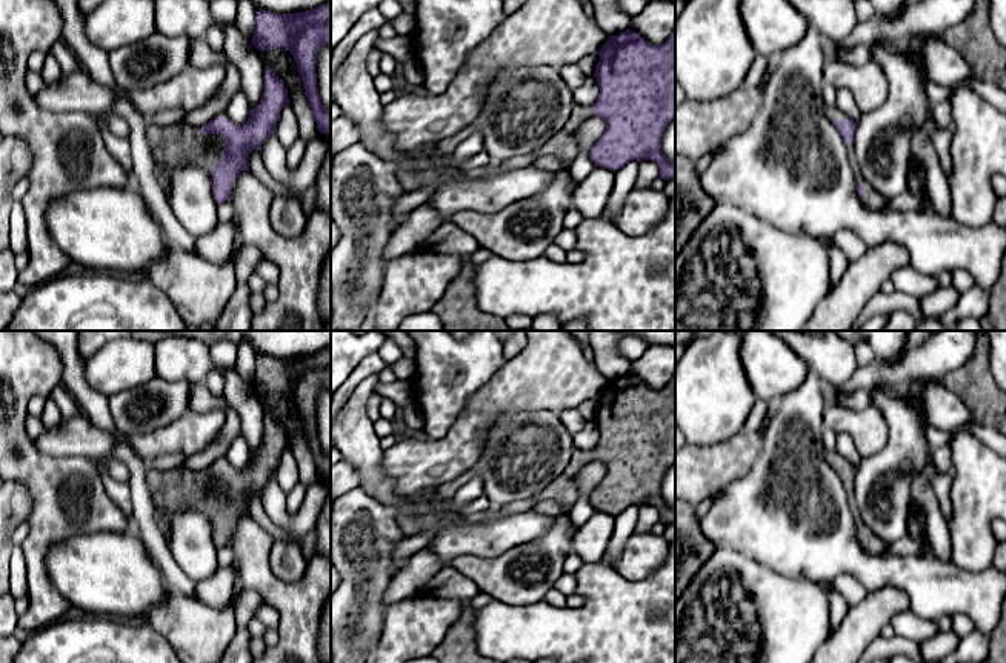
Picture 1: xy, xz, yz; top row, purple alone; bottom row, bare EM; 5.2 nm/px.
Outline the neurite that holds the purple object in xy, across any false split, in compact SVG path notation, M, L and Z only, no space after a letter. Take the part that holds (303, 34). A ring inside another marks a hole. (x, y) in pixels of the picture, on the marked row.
M331 2L311 11L295 14L275 14L265 9L255 11L255 26L251 42L260 51L283 48L292 52L317 122L317 129L328 135L331 132L331 109L326 109L318 97L315 65L320 48L323 45L331 46Z

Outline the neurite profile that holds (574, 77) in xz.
M577 63L561 66L560 75L572 91L580 88L588 78Z

